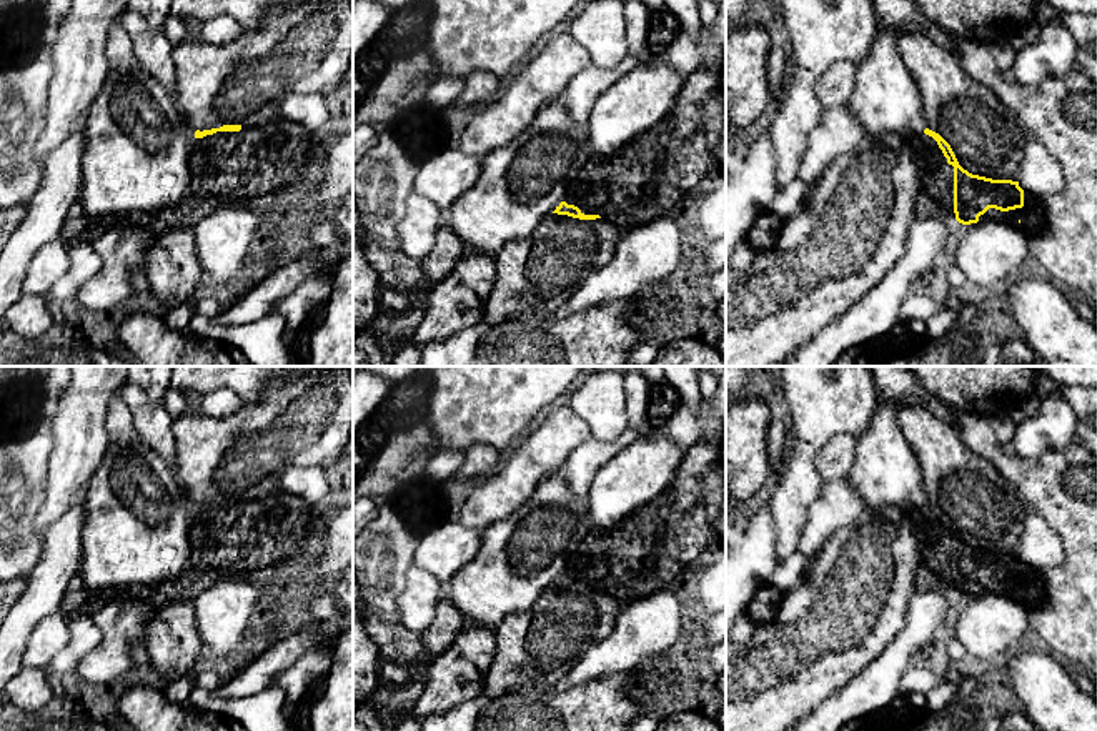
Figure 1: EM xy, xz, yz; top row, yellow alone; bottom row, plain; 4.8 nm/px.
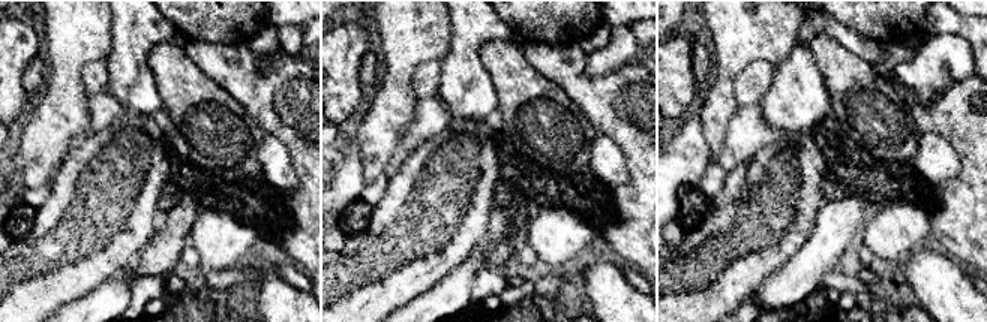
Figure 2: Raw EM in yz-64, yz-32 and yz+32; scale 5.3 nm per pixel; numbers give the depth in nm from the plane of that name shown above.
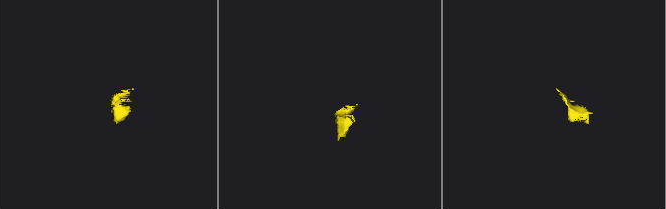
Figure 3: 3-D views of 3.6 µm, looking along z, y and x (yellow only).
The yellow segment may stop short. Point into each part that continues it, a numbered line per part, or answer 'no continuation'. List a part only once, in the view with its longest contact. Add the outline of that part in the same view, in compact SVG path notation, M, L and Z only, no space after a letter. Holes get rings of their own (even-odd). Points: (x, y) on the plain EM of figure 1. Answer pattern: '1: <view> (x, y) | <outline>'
1: yz (936, 548) | M924 505L911 511L911 523L921 546L921 564L934 571L944 588L956 591L954 540L947 536L937 515Z
2: yz (1031, 588) | M1024 564L1024 579L1000 584L989 581L979 589L979 594L994 593L1019 601L1027 613L1032 613L1044 603L1044 579L1039 571Z

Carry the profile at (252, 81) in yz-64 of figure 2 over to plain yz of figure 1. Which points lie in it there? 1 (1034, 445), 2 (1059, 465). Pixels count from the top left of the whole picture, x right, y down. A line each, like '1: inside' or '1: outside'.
1: outside
2: inside

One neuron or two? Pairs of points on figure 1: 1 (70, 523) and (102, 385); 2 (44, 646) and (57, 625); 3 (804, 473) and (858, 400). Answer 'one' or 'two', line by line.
1: two
2: one
3: one

